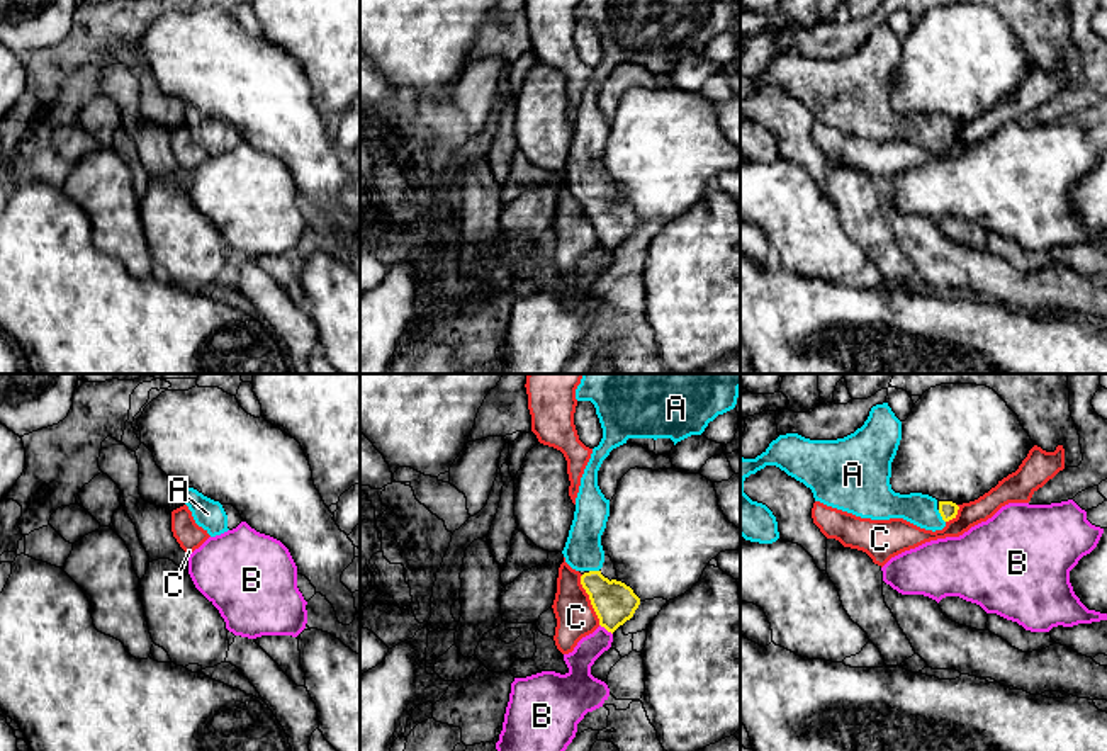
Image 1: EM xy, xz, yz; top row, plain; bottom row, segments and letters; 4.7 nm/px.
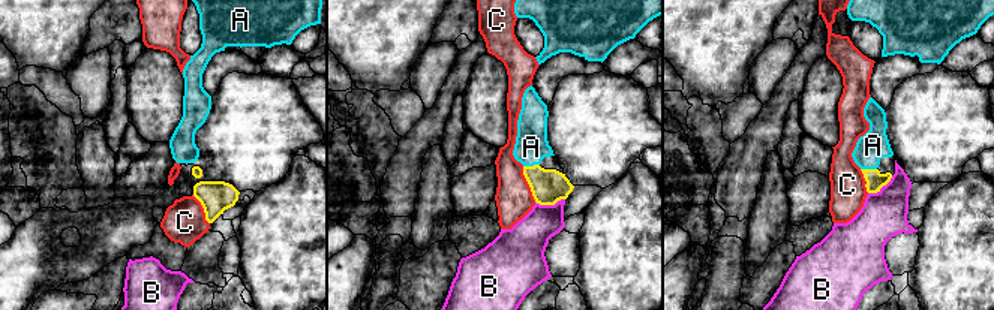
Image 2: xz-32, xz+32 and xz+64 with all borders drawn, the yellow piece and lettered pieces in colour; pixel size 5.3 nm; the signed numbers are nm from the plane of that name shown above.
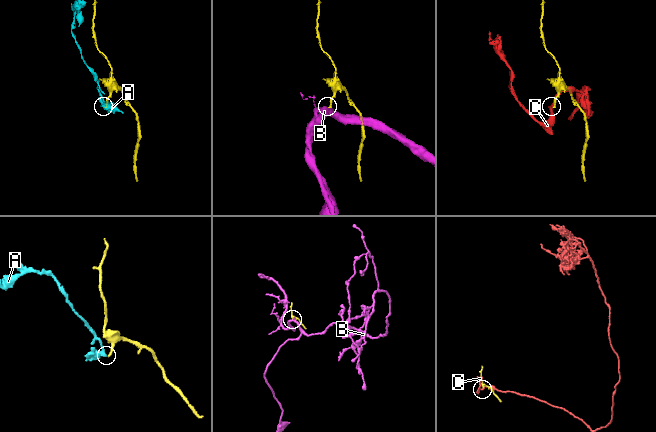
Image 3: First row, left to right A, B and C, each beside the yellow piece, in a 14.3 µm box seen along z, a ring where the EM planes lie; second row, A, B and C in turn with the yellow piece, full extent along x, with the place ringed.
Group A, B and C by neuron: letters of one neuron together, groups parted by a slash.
A / B / C

